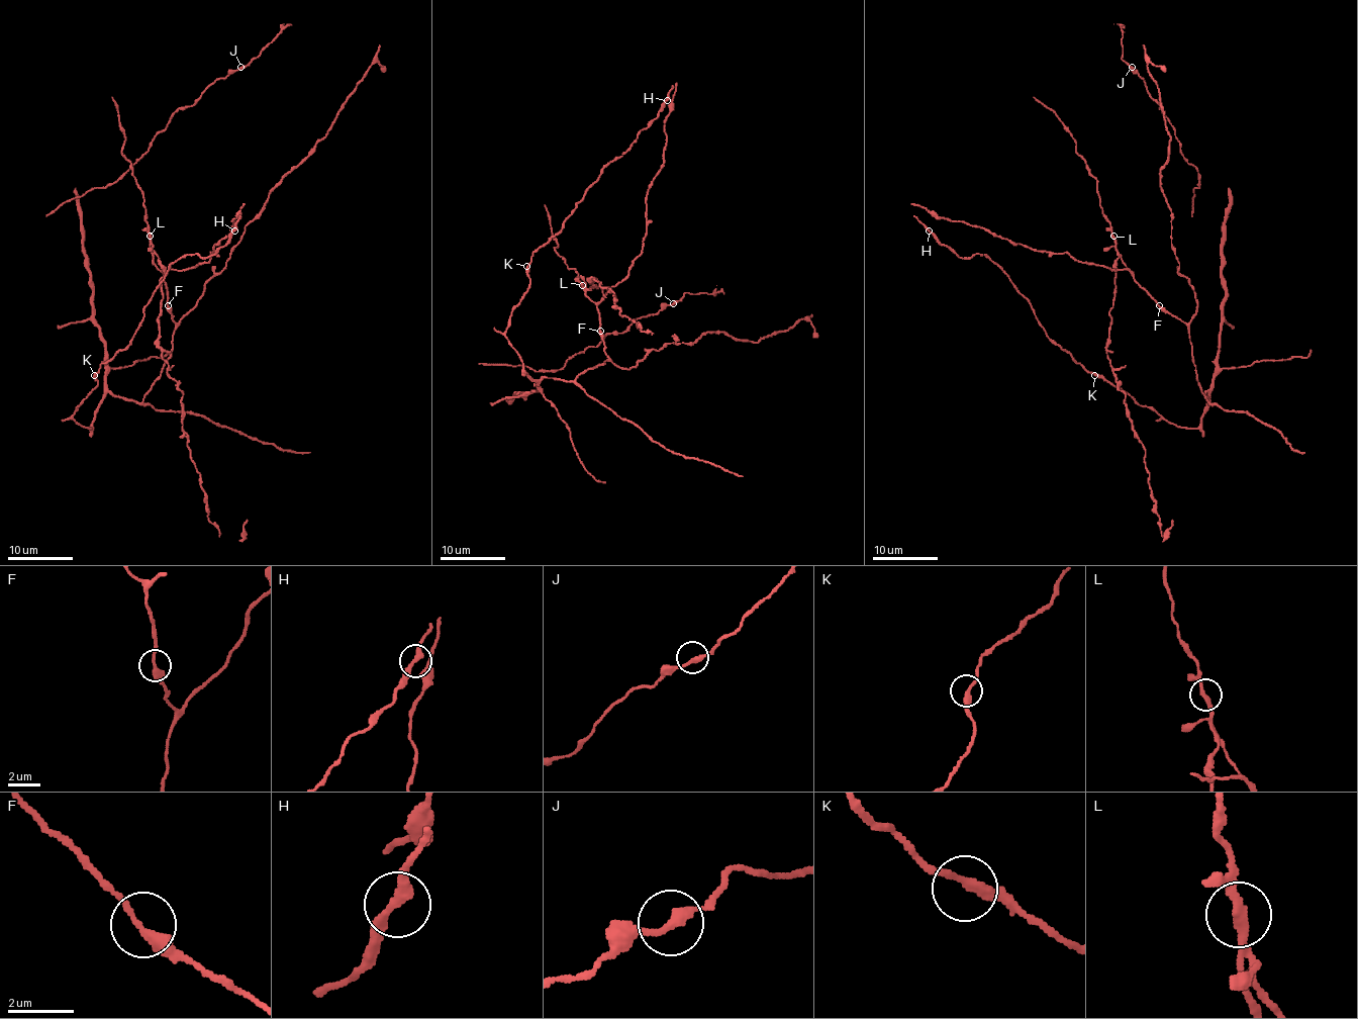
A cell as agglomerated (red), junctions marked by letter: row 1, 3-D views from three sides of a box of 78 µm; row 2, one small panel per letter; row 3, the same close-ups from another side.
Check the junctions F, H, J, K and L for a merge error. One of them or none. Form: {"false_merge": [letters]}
{"false_merge": ["L"]}

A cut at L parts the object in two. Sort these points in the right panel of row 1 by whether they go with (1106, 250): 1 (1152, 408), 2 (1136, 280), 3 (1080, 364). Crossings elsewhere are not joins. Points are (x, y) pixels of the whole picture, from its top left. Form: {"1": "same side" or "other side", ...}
{"1": "other side", "2": "other side", "3": "other side"}

